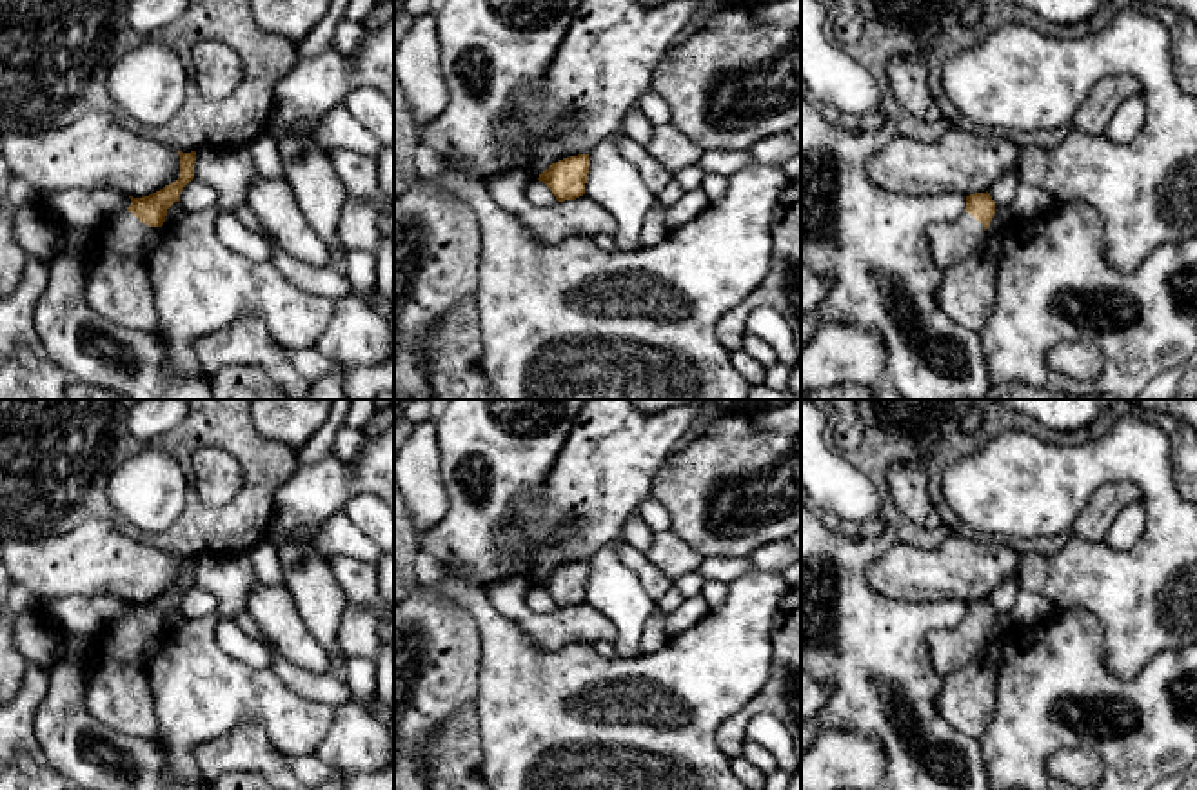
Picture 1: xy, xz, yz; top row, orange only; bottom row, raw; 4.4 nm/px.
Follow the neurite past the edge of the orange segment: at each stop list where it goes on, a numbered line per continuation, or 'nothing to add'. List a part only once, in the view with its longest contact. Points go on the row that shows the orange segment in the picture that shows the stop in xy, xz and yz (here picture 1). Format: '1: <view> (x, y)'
1: xy (124, 233)

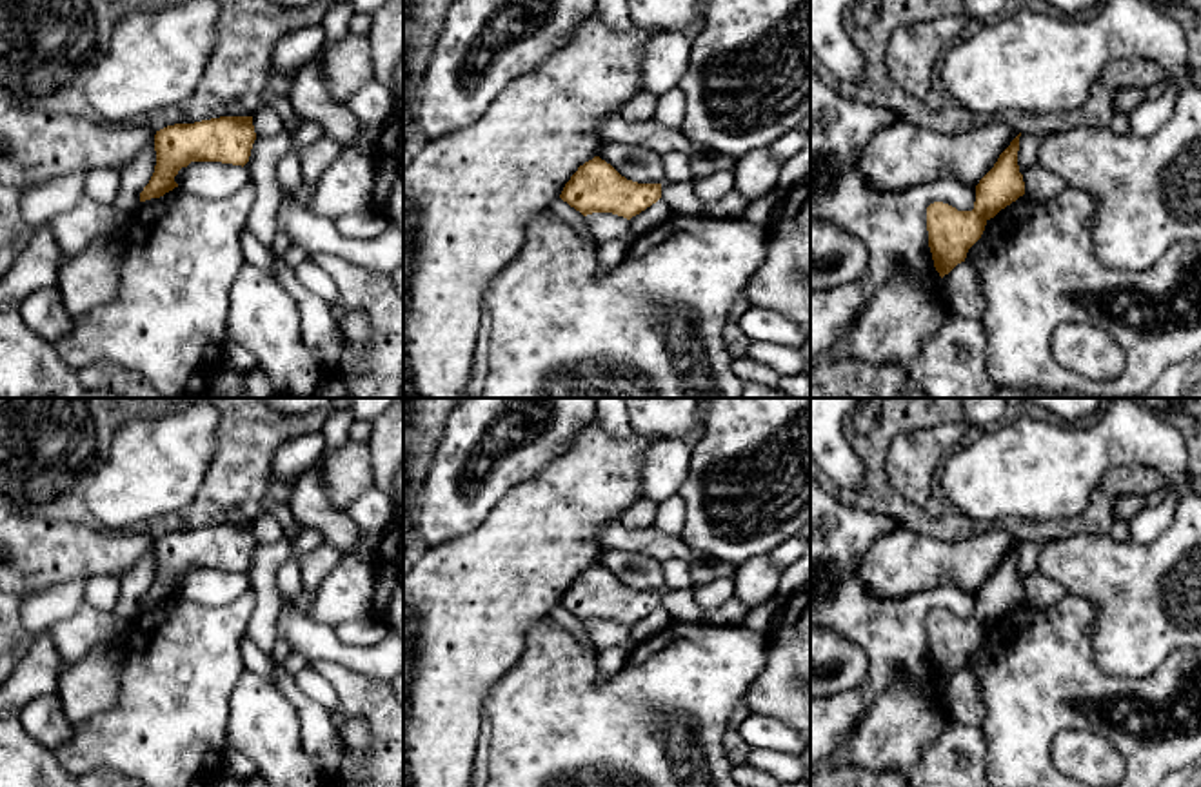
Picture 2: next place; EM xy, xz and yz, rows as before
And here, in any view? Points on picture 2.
nothing to add

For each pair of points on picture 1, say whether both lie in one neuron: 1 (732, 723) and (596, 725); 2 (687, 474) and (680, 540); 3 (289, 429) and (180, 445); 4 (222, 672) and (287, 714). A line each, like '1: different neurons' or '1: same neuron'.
1: different neurons
2: same neuron
3: different neurons
4: same neuron

